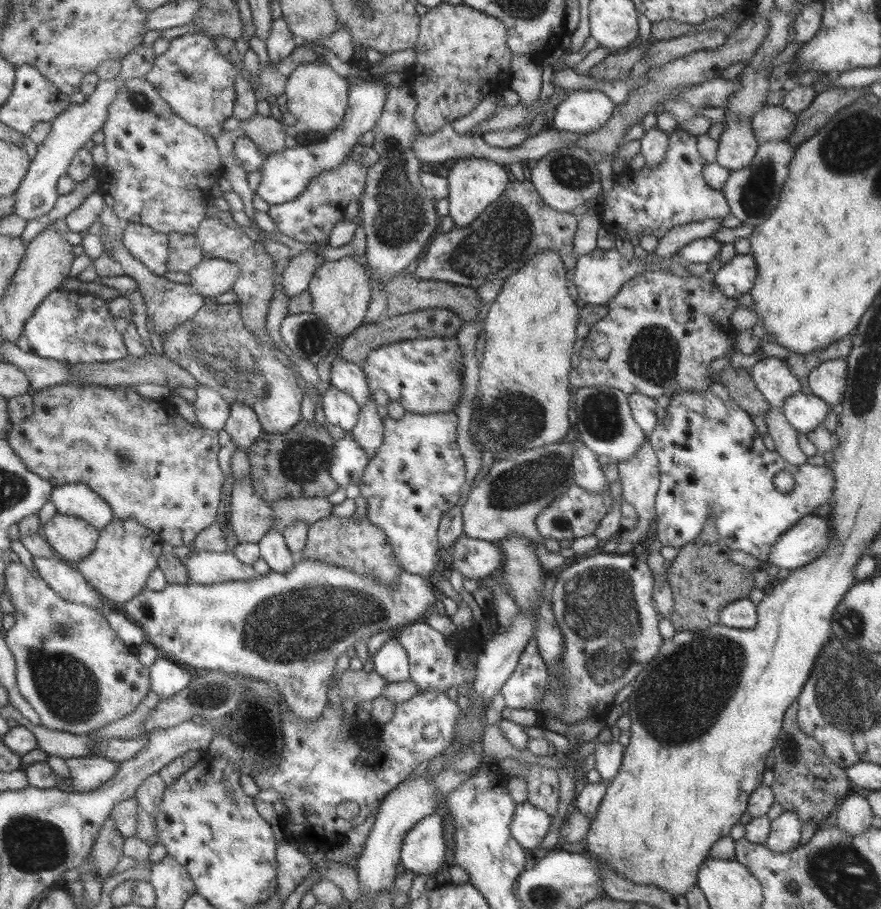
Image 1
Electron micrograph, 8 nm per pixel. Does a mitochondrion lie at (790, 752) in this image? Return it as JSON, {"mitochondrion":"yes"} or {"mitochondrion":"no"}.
{"mitochondrion":"yes"}

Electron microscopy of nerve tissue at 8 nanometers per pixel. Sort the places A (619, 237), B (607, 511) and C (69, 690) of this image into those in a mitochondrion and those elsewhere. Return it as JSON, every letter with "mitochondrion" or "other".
{"A":"other","B":"other","C":"mitochondrion"}

